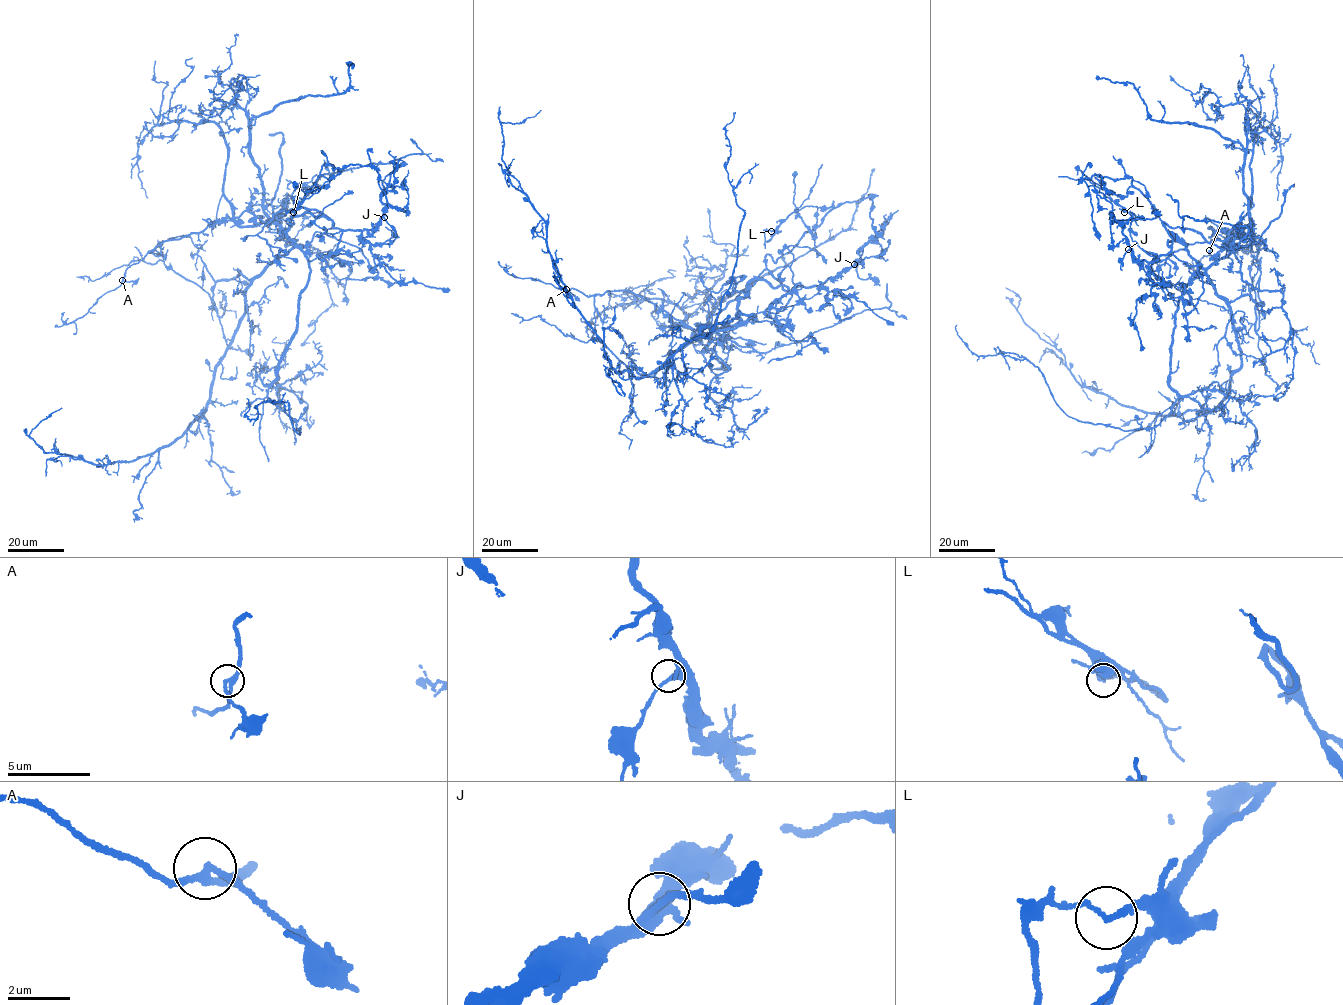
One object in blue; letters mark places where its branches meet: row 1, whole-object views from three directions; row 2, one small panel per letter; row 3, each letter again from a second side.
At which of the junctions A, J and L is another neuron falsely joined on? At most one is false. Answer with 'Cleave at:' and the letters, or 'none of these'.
Cleave at: L

